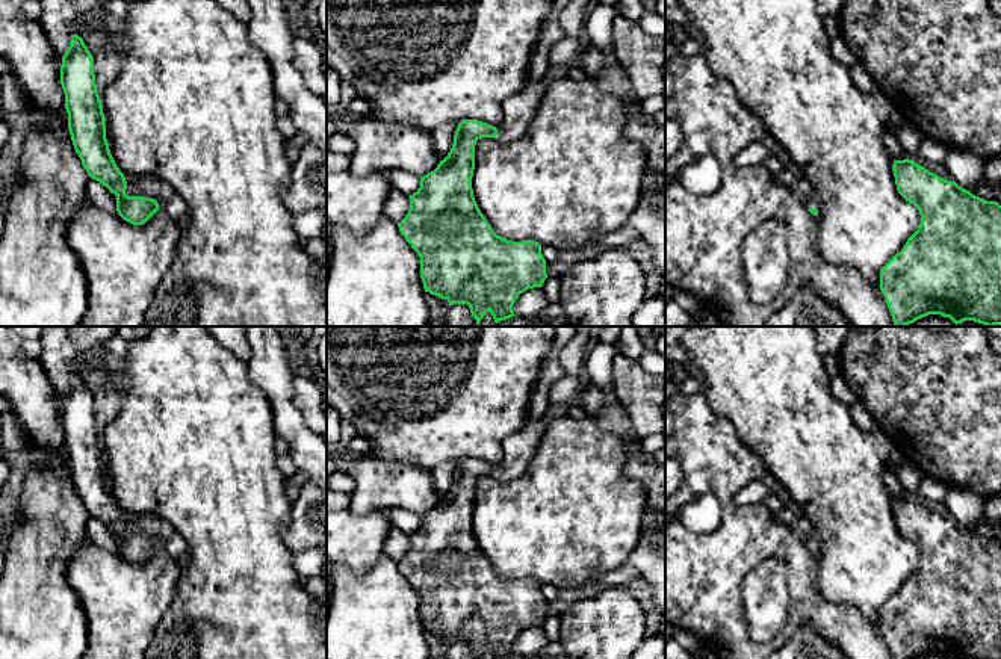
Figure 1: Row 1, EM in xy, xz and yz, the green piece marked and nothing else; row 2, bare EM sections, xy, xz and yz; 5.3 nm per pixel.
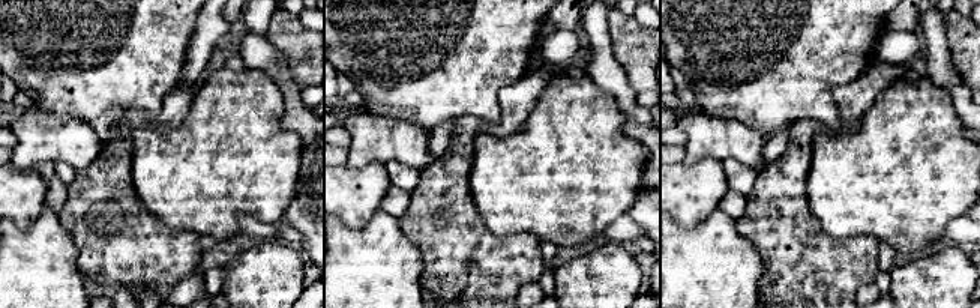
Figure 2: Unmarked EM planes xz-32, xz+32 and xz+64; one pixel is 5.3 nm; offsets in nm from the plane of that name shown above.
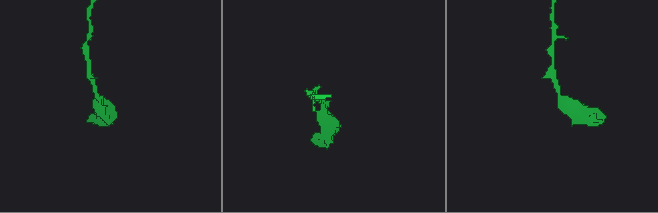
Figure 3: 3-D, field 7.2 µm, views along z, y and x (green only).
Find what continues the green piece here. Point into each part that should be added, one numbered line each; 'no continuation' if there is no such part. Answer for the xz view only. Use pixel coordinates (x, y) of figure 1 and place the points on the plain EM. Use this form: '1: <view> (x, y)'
1: xz (519, 448)

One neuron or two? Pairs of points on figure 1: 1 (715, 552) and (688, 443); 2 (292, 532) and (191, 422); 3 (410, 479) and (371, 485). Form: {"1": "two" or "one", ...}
{"1": "one", "2": "two", "3": "one"}

